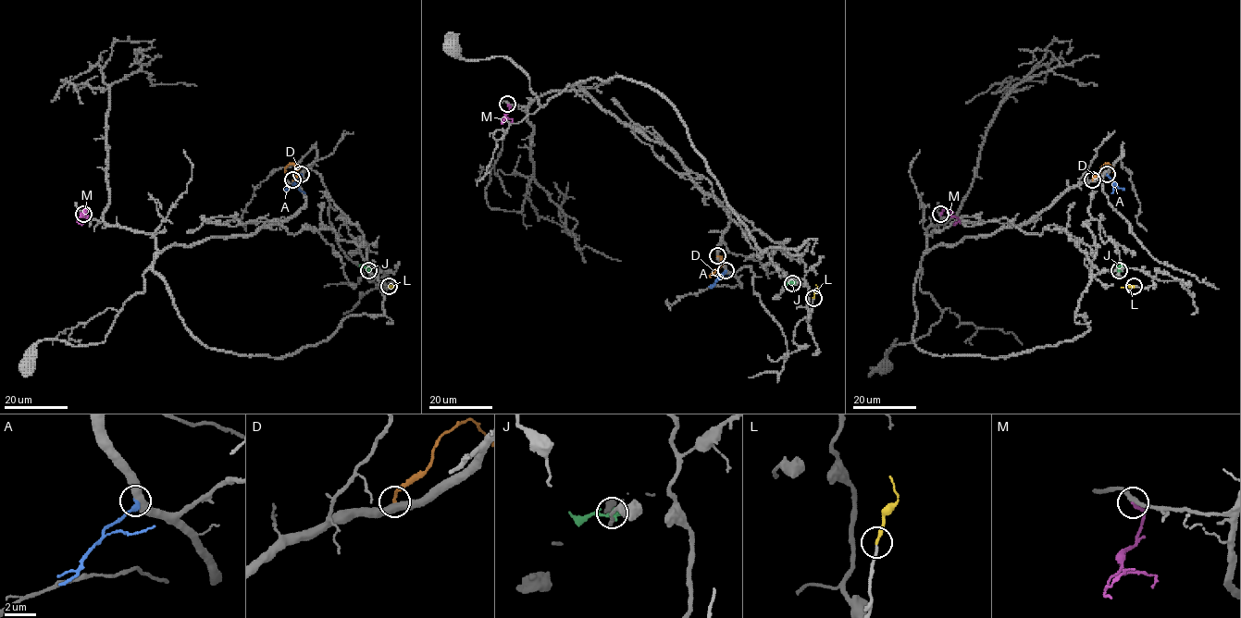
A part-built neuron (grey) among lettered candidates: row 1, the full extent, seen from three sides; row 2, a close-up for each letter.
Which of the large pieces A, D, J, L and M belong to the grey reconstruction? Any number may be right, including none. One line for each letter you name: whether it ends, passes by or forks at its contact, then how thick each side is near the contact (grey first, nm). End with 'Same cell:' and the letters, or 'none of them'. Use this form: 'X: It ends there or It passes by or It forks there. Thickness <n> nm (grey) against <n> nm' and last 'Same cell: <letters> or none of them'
L: It ends there. Thickness 170 nm (grey) against 200 nm
Same cell: L

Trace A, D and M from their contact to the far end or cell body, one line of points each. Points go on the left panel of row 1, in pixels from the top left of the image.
A: (301, 174), (294, 182), (304, 193)
D: (292, 179), (297, 171), (293, 164), (290, 163), (284, 172)
M: (83, 214), (85, 209), (78, 219), (83, 223)

